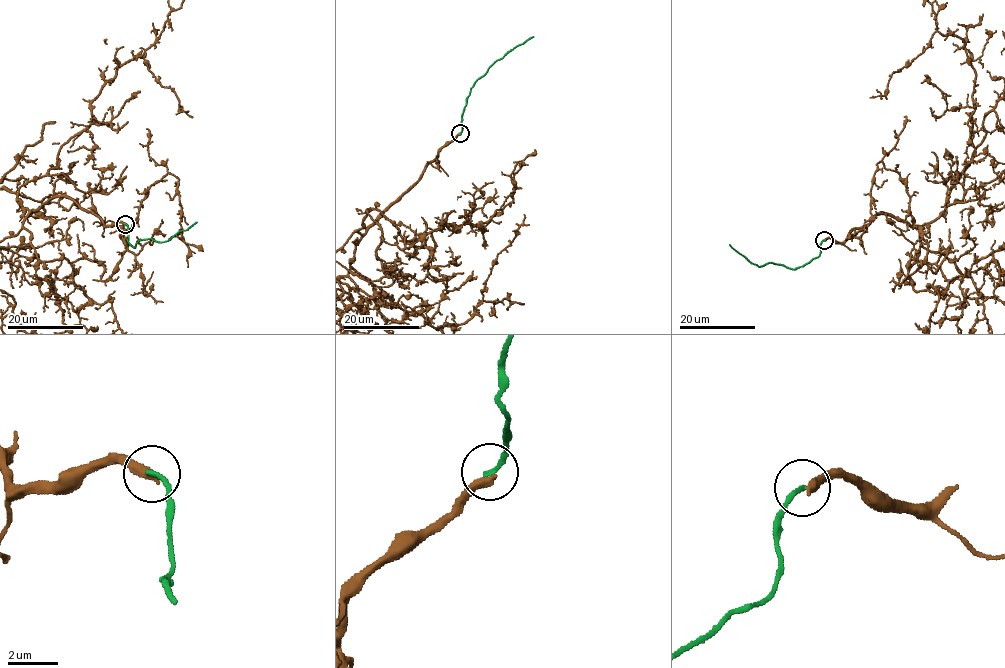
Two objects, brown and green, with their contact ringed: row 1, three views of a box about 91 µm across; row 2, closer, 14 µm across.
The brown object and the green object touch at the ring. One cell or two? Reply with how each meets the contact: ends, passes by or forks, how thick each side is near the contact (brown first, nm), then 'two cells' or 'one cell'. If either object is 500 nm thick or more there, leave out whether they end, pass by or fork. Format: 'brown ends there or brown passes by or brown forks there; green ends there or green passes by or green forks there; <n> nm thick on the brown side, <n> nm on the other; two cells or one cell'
brown ends there; green ends there; 360 nm thick on the brown side, 200 nm on the other; two cells

